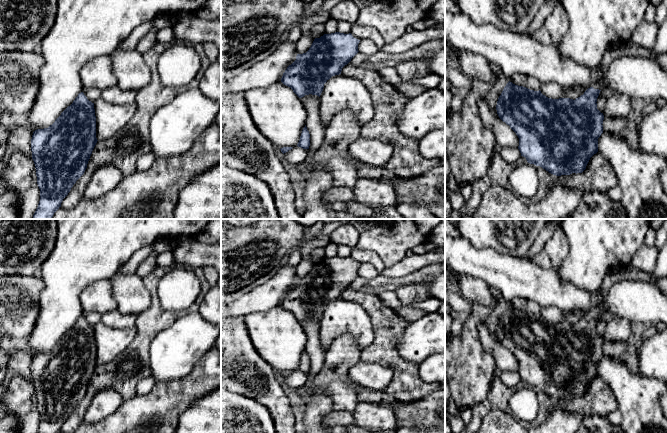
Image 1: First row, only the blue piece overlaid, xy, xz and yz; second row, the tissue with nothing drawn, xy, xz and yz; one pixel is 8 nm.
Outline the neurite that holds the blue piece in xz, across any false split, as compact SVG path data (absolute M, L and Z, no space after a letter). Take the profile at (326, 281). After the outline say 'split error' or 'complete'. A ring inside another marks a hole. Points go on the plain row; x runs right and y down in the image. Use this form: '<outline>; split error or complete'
M335 256L315 262L306 277L297 278L296 284L283 297L281 306L290 311L299 322L309 318L320 321L324 308L332 300L341 298L342 292L359 276L359 266L351 257Z; complete

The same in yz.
M509 305L498 322L496 334L499 342L518 360L518 373L528 387L556 400L577 398L586 393L590 382L598 376L604 339L597 333L596 326L600 315L607 312L607 307L602 305L584 314L575 324L552 323L540 314L530 314Z; split error

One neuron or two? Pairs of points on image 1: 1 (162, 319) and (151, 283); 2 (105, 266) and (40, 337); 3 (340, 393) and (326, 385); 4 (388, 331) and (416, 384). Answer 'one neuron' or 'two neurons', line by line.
1: one neuron
2: one neuron
3: one neuron
4: one neuron

